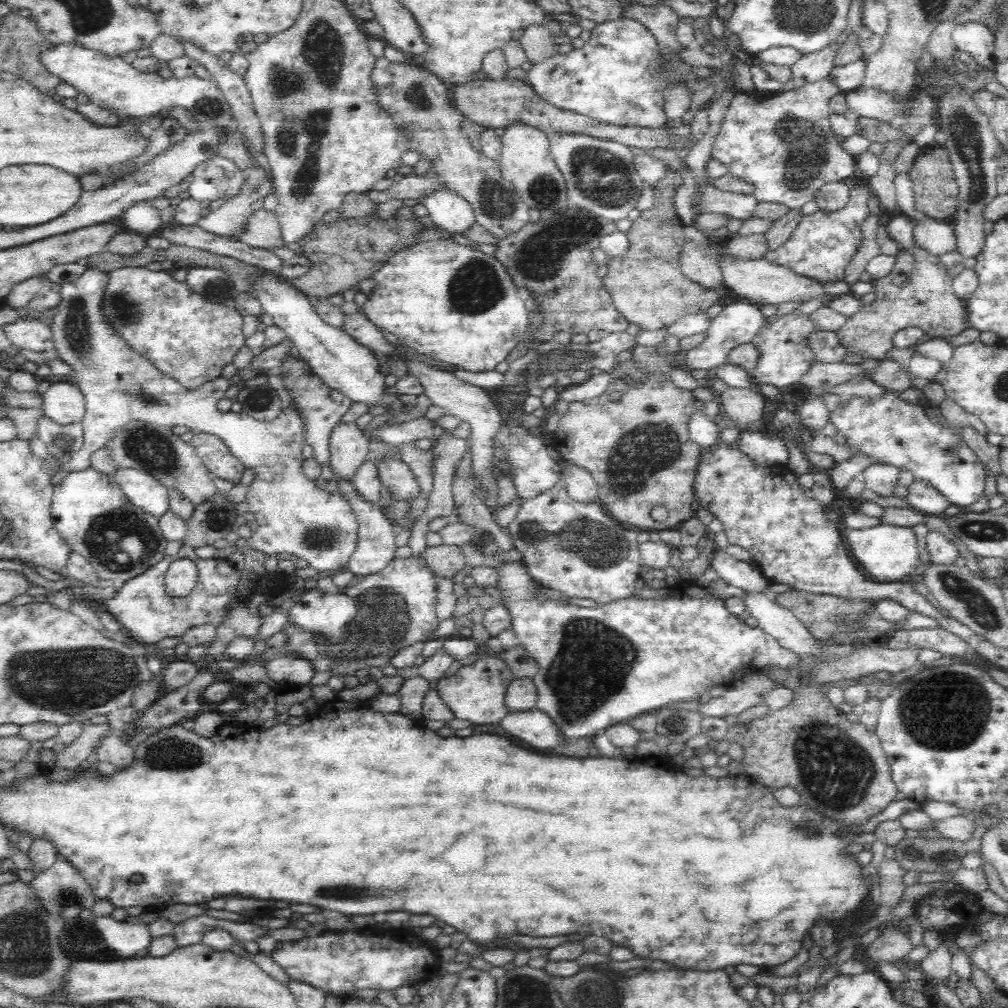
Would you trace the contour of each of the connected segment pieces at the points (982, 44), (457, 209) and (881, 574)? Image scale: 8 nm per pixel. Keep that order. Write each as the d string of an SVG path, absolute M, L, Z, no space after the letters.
M970 21L957 24L952 31L952 41L958 50L970 53L978 66L994 72L993 46L995 34L986 25Z
M447 186L425 197L423 203L432 222L445 233L464 236L466 229L475 222L474 211L466 199L456 195Z
M880 521L880 524L874 528L849 530L846 538L858 564L868 572L870 579L878 580L878 583L906 583L910 579L909 574L916 568L920 568L920 553L912 527L892 526Z

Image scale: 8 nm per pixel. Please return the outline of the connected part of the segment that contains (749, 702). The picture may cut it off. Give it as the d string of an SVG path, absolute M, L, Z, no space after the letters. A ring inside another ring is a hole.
M748 673L735 680L723 695L712 697L698 704L698 712L704 717L722 718L738 716L751 706L762 703L764 694L781 686L764 673Z

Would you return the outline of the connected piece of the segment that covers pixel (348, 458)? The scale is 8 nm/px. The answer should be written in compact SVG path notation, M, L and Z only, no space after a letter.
M354 421L339 422L329 436L330 468L338 479L351 481L356 469L367 460L369 440Z

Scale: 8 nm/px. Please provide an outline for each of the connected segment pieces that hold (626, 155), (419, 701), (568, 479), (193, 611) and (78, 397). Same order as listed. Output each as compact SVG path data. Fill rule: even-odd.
M560 133L549 136L549 146L550 155L567 186L570 204L610 224L627 218L628 212L636 208L645 183L636 171L632 148L588 134Z
M408 674L397 694L400 697L399 712L419 721L422 717L423 700L433 684L420 674Z
M566 460L561 465L563 481L566 485L567 493L572 500L589 503L598 499L598 486L588 470Z
M183 545L178 553L167 555L140 576L128 580L119 588L114 598L104 603L107 612L121 625L122 630L130 638L138 638L146 645L154 645L164 638L182 637L192 627L212 624L222 625L229 616L231 609L238 604L246 605L255 594L276 598L289 585L288 575L277 571L270 572L264 566L268 555L266 553L246 548L244 551L245 567L242 571L234 569L227 559L202 559L194 553L195 548ZM188 558L196 563L198 574L194 590L184 596L175 598L166 593L165 574L171 562L175 559ZM250 574L256 574L258 580L250 580ZM246 584L246 596L238 592L238 586Z
M60 381L50 385L43 393L42 412L59 425L82 422L86 399L84 394L71 382Z

